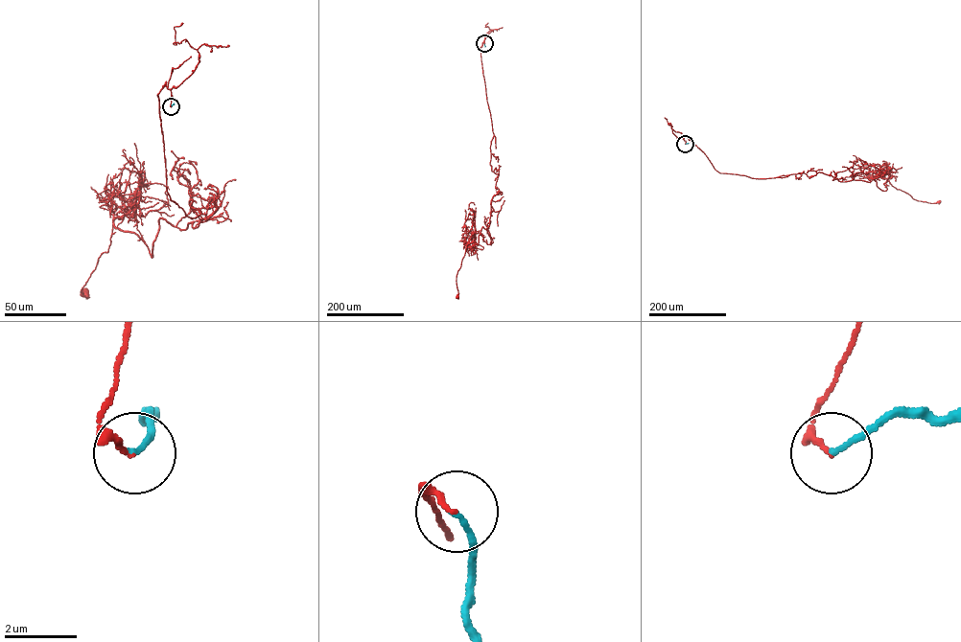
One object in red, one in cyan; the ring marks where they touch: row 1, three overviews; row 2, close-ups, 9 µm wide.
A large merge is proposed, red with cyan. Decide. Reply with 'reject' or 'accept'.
accept

